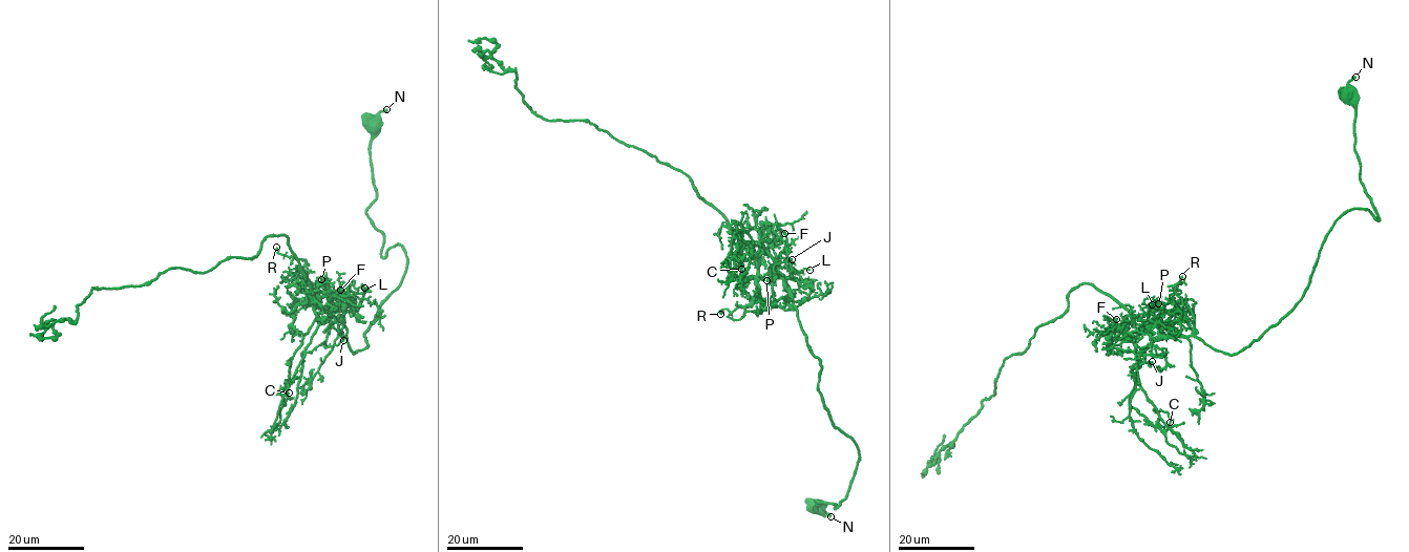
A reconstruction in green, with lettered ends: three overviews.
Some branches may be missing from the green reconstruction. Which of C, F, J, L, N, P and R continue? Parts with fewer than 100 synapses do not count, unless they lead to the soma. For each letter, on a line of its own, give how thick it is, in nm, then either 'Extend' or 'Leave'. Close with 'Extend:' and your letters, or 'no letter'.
C: Thickness 90 nm. Leave
F: Thickness 200 nm. Leave
J: Thickness 110 nm. Leave
L: Thickness 110 nm. Leave
N: Thickness 360 nm. Leave
P: Thickness 120 nm. Leave
R: Thickness 200 nm. Leave
Extend: no letter

